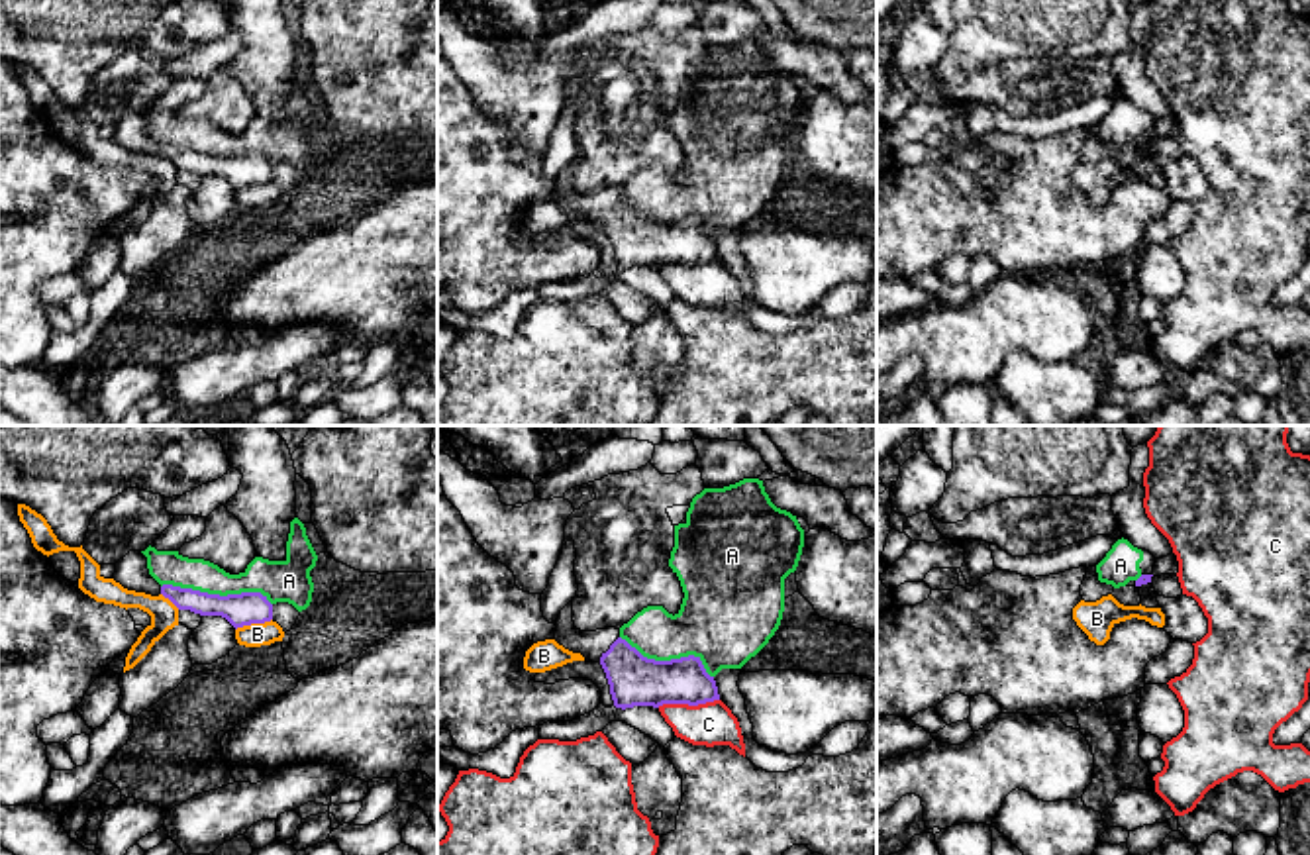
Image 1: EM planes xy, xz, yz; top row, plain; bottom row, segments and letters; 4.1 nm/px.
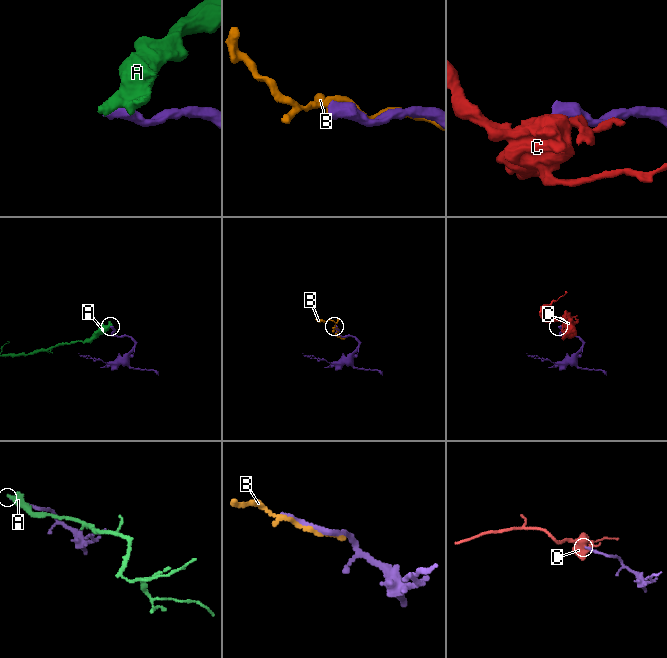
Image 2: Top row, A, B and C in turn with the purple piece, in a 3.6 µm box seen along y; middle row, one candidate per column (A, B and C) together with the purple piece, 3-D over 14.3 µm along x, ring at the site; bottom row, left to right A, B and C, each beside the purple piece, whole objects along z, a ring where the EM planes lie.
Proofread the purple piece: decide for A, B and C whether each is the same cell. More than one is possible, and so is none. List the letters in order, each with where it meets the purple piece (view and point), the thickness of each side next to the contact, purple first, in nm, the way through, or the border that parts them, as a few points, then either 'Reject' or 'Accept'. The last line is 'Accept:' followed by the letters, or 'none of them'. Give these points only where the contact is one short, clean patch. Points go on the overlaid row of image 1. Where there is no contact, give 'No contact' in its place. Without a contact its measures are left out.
A: Touches purple at xy (216, 595). Thickness 140 nm (purple) against 160 nm. Reject
B: Touches purple at xy (253, 622). Thickness 140 nm (purple) against 100 nm. Reject
C: Touches purple at xz (687, 703). Thickness 200 nm (purple) against 180 nm. Boundary: xz (718, 699), (697, 704), (657, 706). Reject
Accept: none of them

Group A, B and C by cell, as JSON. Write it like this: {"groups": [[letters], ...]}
{"groups": [["A"], ["B"], ["C"]]}

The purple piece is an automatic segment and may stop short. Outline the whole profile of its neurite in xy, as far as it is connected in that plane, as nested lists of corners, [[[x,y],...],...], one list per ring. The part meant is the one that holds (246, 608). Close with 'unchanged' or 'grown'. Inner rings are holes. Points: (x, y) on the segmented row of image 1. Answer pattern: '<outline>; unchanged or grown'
[[[129,551],[116,563],[114,580],[127,590],[145,592],[151,596],[163,594],[178,610],[190,610],[200,616],[222,616],[235,629],[273,620],[273,604],[261,592],[220,596],[173,584],[161,586],[149,575],[147,557],[141,551]]]; grown

